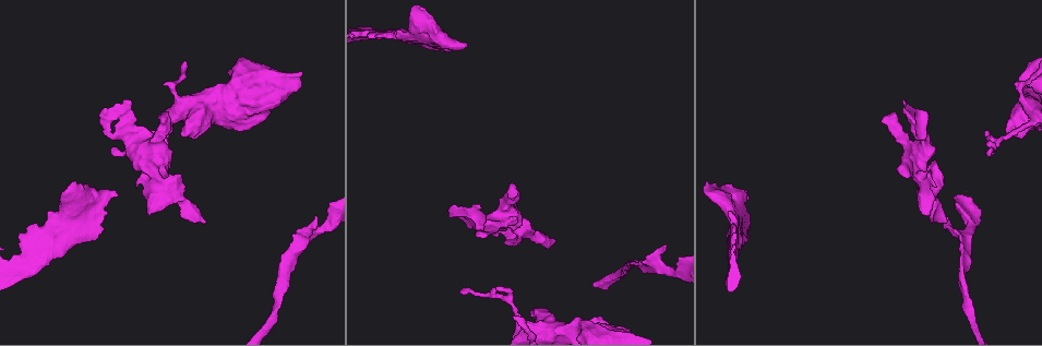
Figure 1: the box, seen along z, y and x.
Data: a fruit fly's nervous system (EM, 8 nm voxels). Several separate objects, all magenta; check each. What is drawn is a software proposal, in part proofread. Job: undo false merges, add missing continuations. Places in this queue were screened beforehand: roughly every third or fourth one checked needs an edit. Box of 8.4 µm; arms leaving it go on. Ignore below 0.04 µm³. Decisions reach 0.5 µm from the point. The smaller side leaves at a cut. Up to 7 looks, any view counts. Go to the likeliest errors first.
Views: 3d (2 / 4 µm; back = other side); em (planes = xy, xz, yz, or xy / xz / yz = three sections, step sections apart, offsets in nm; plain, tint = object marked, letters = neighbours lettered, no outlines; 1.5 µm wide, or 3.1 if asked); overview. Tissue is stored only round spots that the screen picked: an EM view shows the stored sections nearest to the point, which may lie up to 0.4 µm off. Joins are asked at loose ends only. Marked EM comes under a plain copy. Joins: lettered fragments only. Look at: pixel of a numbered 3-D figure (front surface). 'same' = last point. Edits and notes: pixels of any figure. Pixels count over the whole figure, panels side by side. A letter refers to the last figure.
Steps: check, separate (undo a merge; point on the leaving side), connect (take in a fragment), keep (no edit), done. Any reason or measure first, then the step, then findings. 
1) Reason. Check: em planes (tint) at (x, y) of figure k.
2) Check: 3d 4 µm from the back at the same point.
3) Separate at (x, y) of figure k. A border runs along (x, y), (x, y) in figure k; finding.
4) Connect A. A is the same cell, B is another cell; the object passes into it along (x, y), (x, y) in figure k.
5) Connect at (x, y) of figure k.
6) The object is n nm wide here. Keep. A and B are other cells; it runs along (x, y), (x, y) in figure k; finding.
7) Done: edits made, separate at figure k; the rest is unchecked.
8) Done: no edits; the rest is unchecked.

An open end. Check: em xz step 8 (tint) at (944, 222) of figure 1.

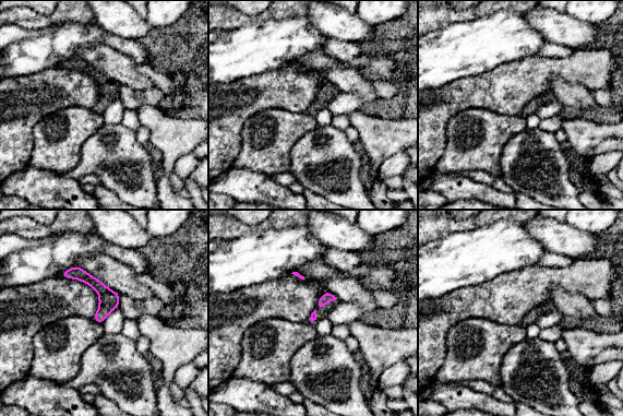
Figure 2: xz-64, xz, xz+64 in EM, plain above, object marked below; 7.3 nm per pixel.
Check: em planes (letters) at the same point.

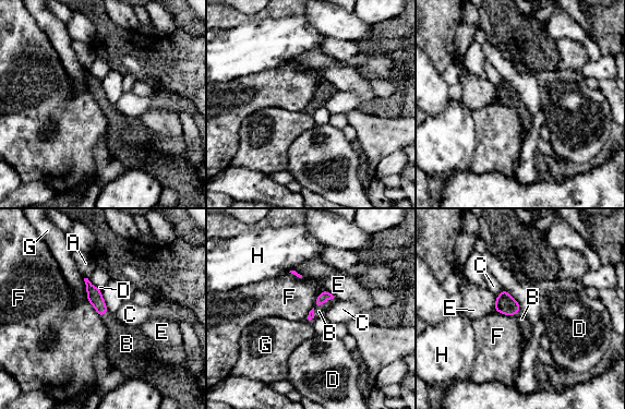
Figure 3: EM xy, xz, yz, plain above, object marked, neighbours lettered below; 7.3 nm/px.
Connect at (319, 311) of figure 3. B is the same cell, A, C, D, E, F, G and H are other cells; the object passes into it along (325, 295), (320, 305), (319, 311) in figure 3; the neuron continues.

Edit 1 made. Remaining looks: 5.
Stops while still wide. Check: em planes (letters) at (747, 219) of figure 1.

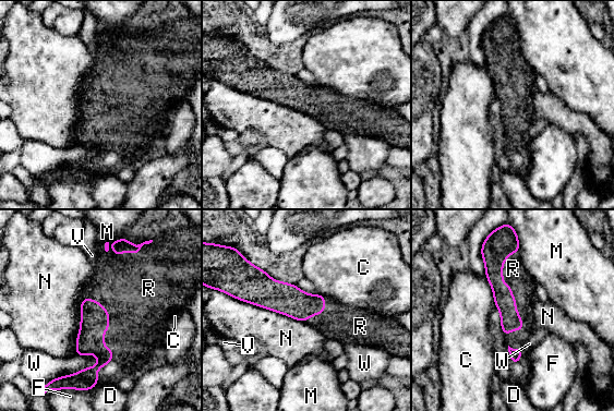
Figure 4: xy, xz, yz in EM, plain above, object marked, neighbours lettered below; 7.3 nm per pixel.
Connect at (134, 321) of figure 4. R is the same cell, C, D, F, M, N, V and W are other cells; the object passes into it along (94, 317), (103, 333), (134, 321) in figure 4; it goes on there.

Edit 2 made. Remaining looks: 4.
Redraw. Check: overview.

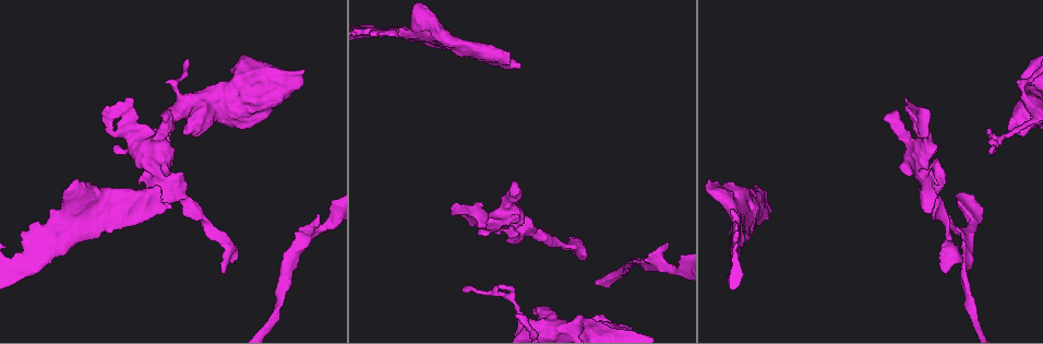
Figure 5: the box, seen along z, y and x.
Free end. Check: em planes (letters) at (461, 289) of figure 5.

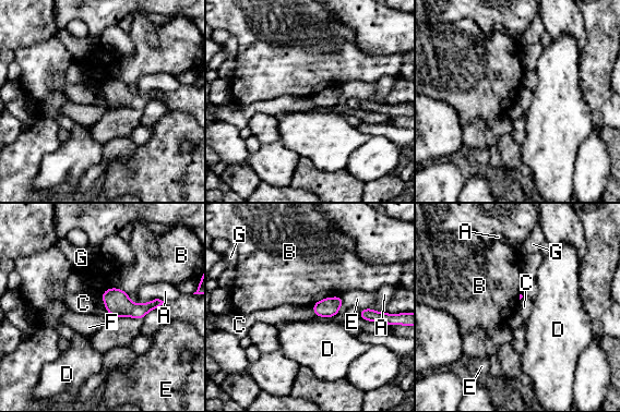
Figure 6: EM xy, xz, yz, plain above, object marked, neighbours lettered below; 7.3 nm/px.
Keep. A, B, C, D, E, F and G are other cells; a border runs along (105, 290), (120, 288), (128, 293) in figure 6; none of them fits.

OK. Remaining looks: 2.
Done: edits made, connect at figure 3, connect at figure 4; the rest is unchecked.

